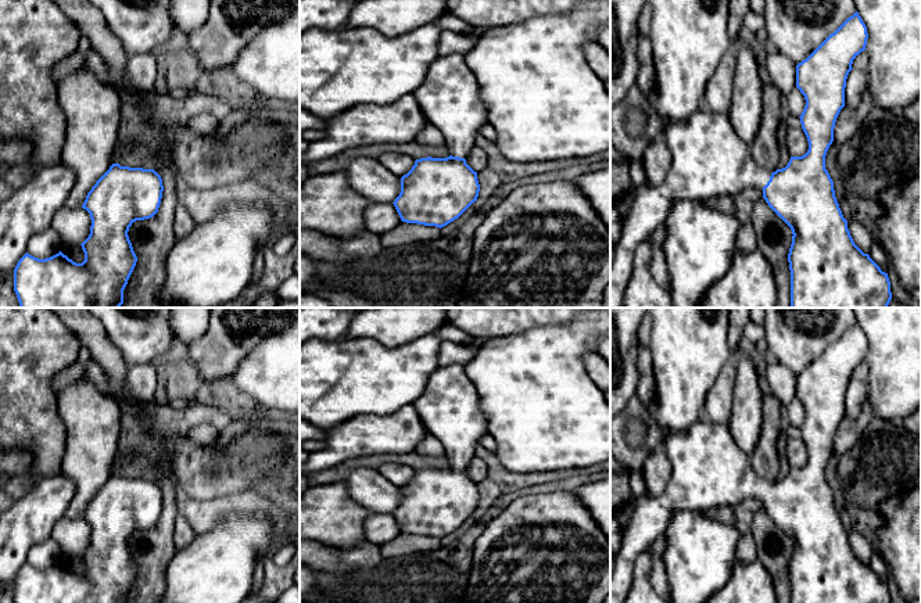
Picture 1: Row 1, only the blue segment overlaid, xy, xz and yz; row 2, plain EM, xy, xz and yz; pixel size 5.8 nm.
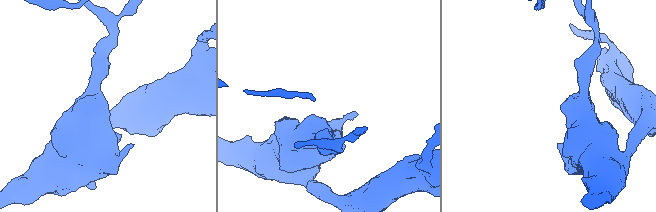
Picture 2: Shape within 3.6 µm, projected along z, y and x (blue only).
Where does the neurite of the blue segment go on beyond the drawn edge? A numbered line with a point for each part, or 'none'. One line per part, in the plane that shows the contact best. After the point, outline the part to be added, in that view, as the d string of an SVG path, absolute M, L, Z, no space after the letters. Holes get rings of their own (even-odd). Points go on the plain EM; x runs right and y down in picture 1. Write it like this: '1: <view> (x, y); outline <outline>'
1: yz (709, 470); outline M702 417L687 431L669 434L663 448L671 466L667 489L655 498L645 492L632 500L632 516L624 531L620 550L613 559L610 603L627 602L638 554L663 535L674 512L707 512L723 506L735 507L748 498L763 500L770 491L771 482L756 474L750 456L735 444L727 424L717 424Z

